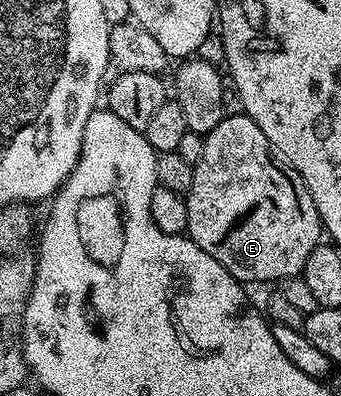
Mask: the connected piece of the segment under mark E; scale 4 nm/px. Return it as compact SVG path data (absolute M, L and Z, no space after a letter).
M246 114L224 115L223 120L213 126L213 130L205 133L203 141L205 154L201 154L201 162L193 165L193 186L185 194L189 214L186 235L197 246L201 246L209 258L217 258L217 262L221 262L221 266L225 266L225 270L229 270L229 274L240 282L278 282L286 276L300 275L305 258L309 258L312 250L320 244L325 232L305 182L295 175L292 168L280 163L269 138L261 134L261 126L257 126L257 122Z

